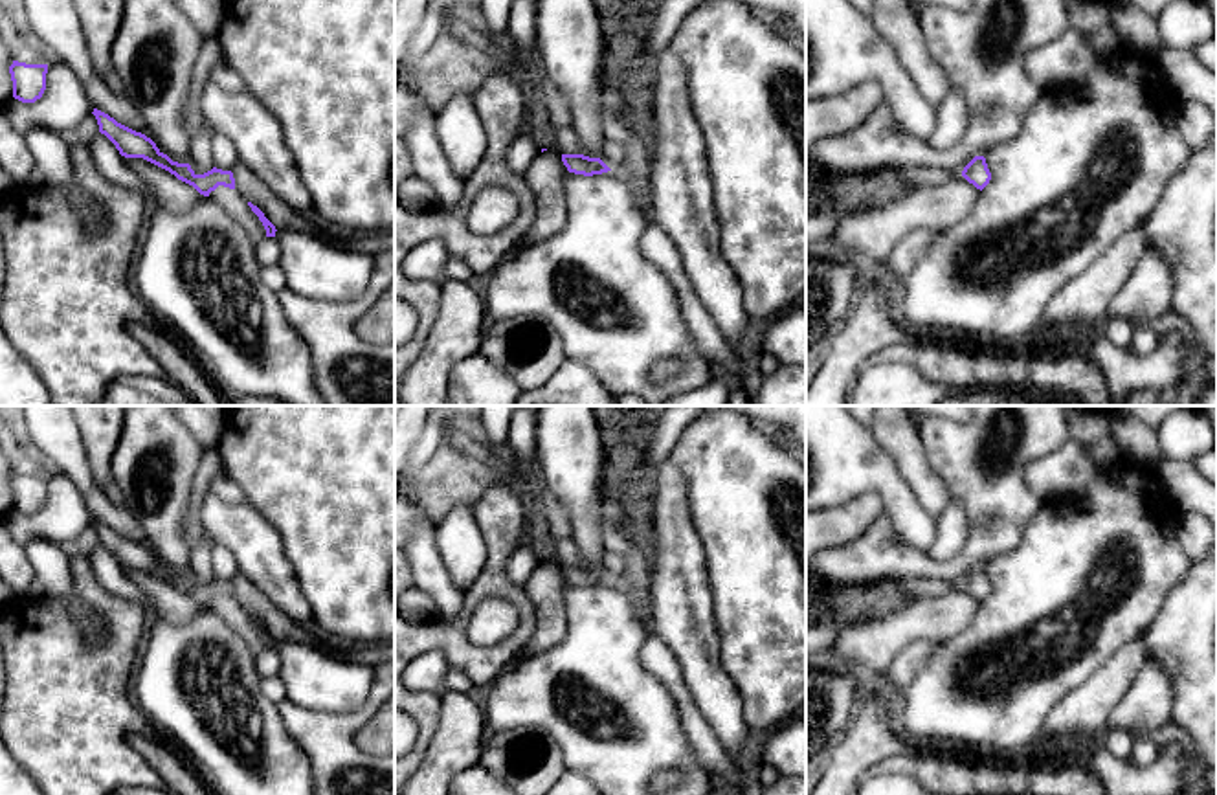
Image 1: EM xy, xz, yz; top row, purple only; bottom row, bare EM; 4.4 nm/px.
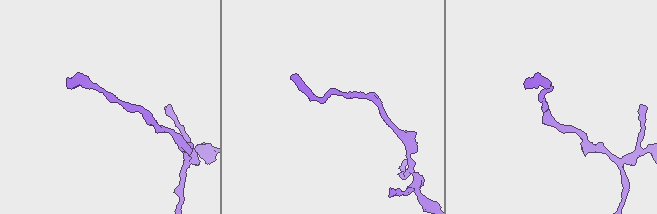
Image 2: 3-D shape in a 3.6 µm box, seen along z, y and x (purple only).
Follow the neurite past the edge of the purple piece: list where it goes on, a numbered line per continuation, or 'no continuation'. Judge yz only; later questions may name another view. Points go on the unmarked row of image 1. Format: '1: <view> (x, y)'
no continuation

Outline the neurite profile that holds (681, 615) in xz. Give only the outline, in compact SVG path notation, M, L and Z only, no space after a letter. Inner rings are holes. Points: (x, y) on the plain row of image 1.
M672 461L655 474L650 630L674 652L698 711L725 753L740 762L751 729L738 687L721 668L707 558L690 516L687 477Z

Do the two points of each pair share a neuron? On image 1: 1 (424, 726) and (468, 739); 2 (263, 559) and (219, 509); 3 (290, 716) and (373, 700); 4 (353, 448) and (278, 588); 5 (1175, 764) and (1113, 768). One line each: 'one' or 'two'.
1: two
2: one
3: one
4: two
5: one

